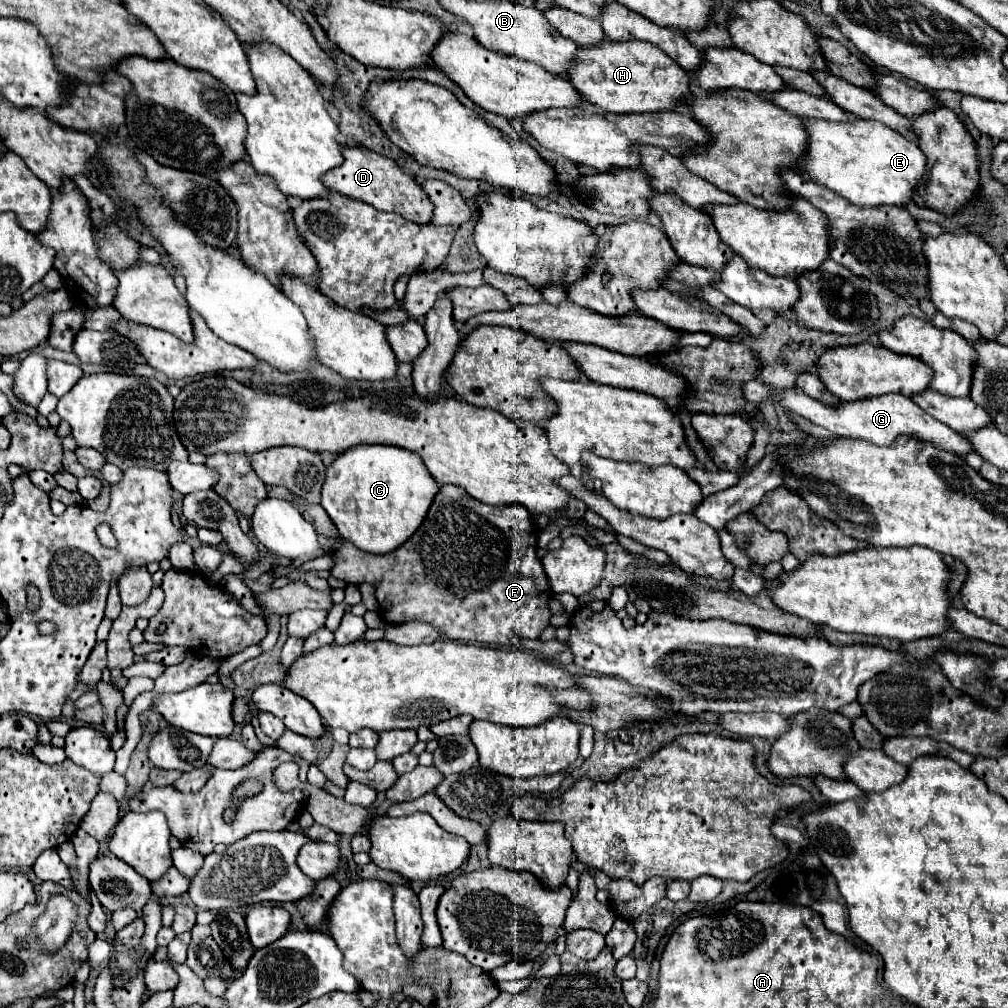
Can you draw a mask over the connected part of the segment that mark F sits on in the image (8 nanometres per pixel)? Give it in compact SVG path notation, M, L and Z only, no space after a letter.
M443 485L411 539L385 555L361 551L343 539L331 553L331 575L355 585L373 583L377 587L379 613L389 623L419 619L439 627L443 637L449 639L509 645L515 637L539 639L553 615L549 609L553 593L549 591L549 583L545 583L545 571L537 557L537 537L539 531L531 521L531 513L521 503L513 503L513 507L489 507L467 495L467 491L461 491L461 487Z

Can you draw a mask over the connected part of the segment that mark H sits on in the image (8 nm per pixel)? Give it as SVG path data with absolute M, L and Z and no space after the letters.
M605 39L593 47L579 47L577 67L569 71L569 83L581 91L585 101L609 113L671 111L677 107L677 101L689 93L689 75L659 47L635 39L629 43Z

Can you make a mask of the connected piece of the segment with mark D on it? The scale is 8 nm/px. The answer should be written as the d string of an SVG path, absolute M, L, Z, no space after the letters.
M341 145L341 149L343 149L345 161L321 177L321 181L329 189L335 189L337 193L343 193L351 199L365 201L379 211L397 213L413 223L429 223L431 221L433 205L431 205L429 197L425 195L425 191L417 185L417 181L413 177L409 177L401 171L401 167L393 159L377 155L375 151L369 151L365 147Z

